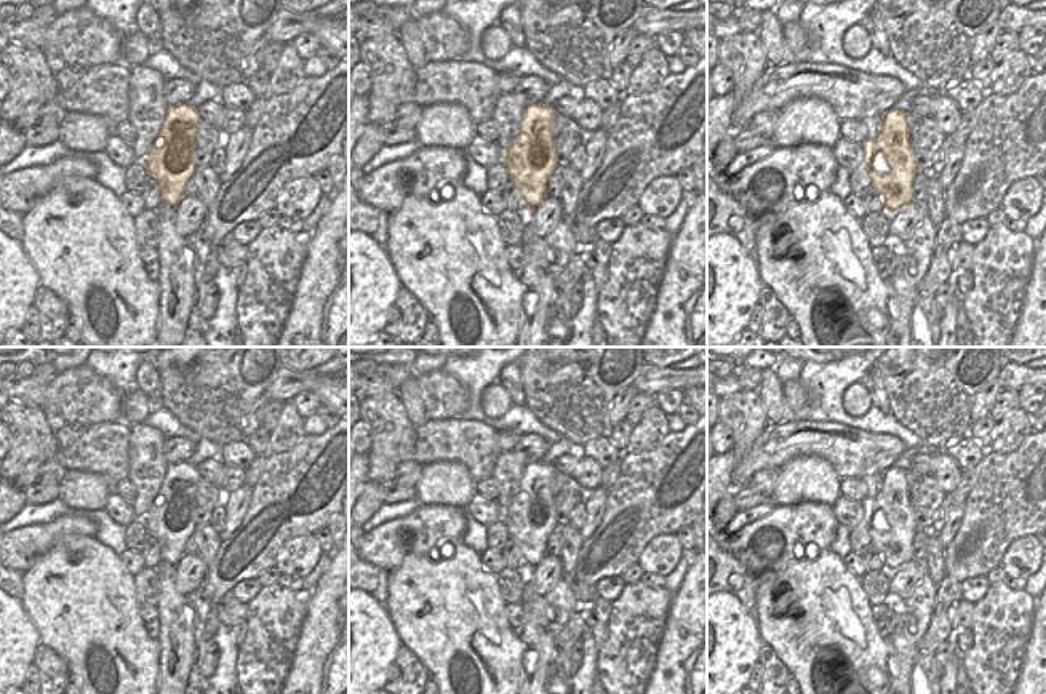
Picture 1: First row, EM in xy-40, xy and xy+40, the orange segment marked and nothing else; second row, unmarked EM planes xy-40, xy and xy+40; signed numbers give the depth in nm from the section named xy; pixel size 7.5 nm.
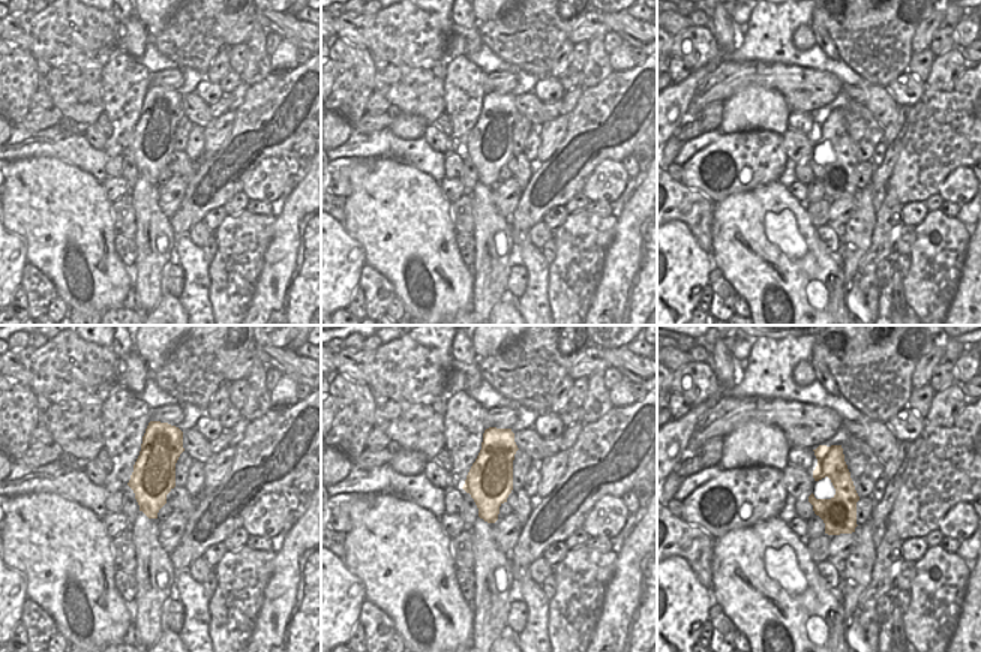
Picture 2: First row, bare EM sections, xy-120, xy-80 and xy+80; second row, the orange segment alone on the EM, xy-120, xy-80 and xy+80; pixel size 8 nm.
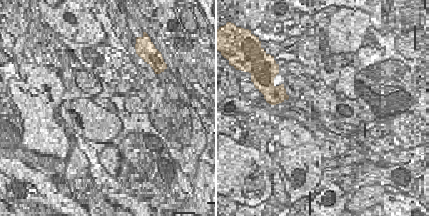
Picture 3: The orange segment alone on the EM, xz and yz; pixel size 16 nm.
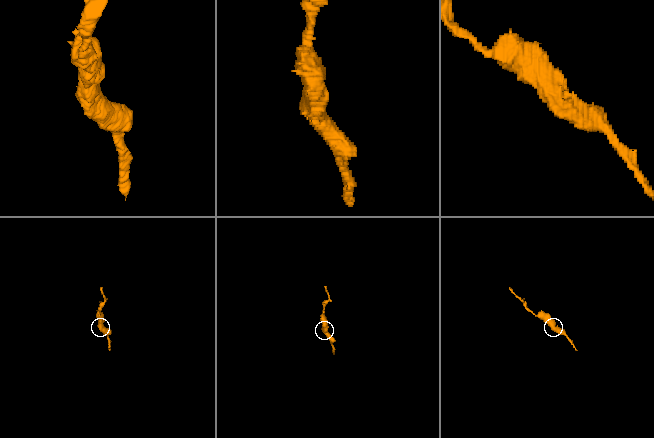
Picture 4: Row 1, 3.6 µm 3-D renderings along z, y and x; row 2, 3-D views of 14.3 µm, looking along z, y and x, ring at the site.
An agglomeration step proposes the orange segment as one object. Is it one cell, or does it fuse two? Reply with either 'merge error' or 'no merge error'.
no merge error

